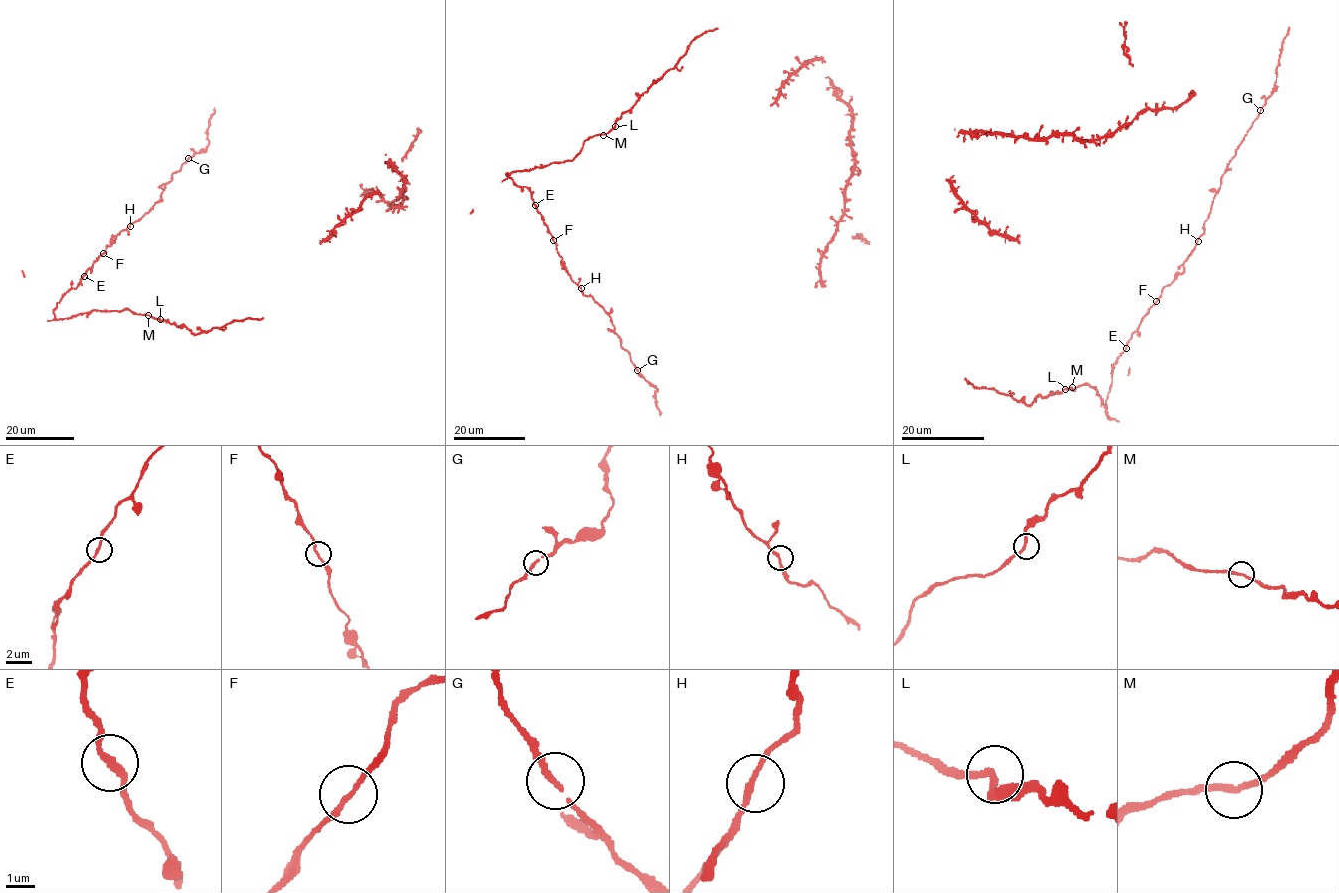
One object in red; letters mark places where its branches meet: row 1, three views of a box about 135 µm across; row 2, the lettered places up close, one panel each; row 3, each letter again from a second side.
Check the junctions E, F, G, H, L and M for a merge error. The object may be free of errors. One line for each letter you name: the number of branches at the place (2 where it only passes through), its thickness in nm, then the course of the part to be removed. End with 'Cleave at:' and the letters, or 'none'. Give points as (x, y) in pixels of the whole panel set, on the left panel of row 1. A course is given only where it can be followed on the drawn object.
Cleave at: none

